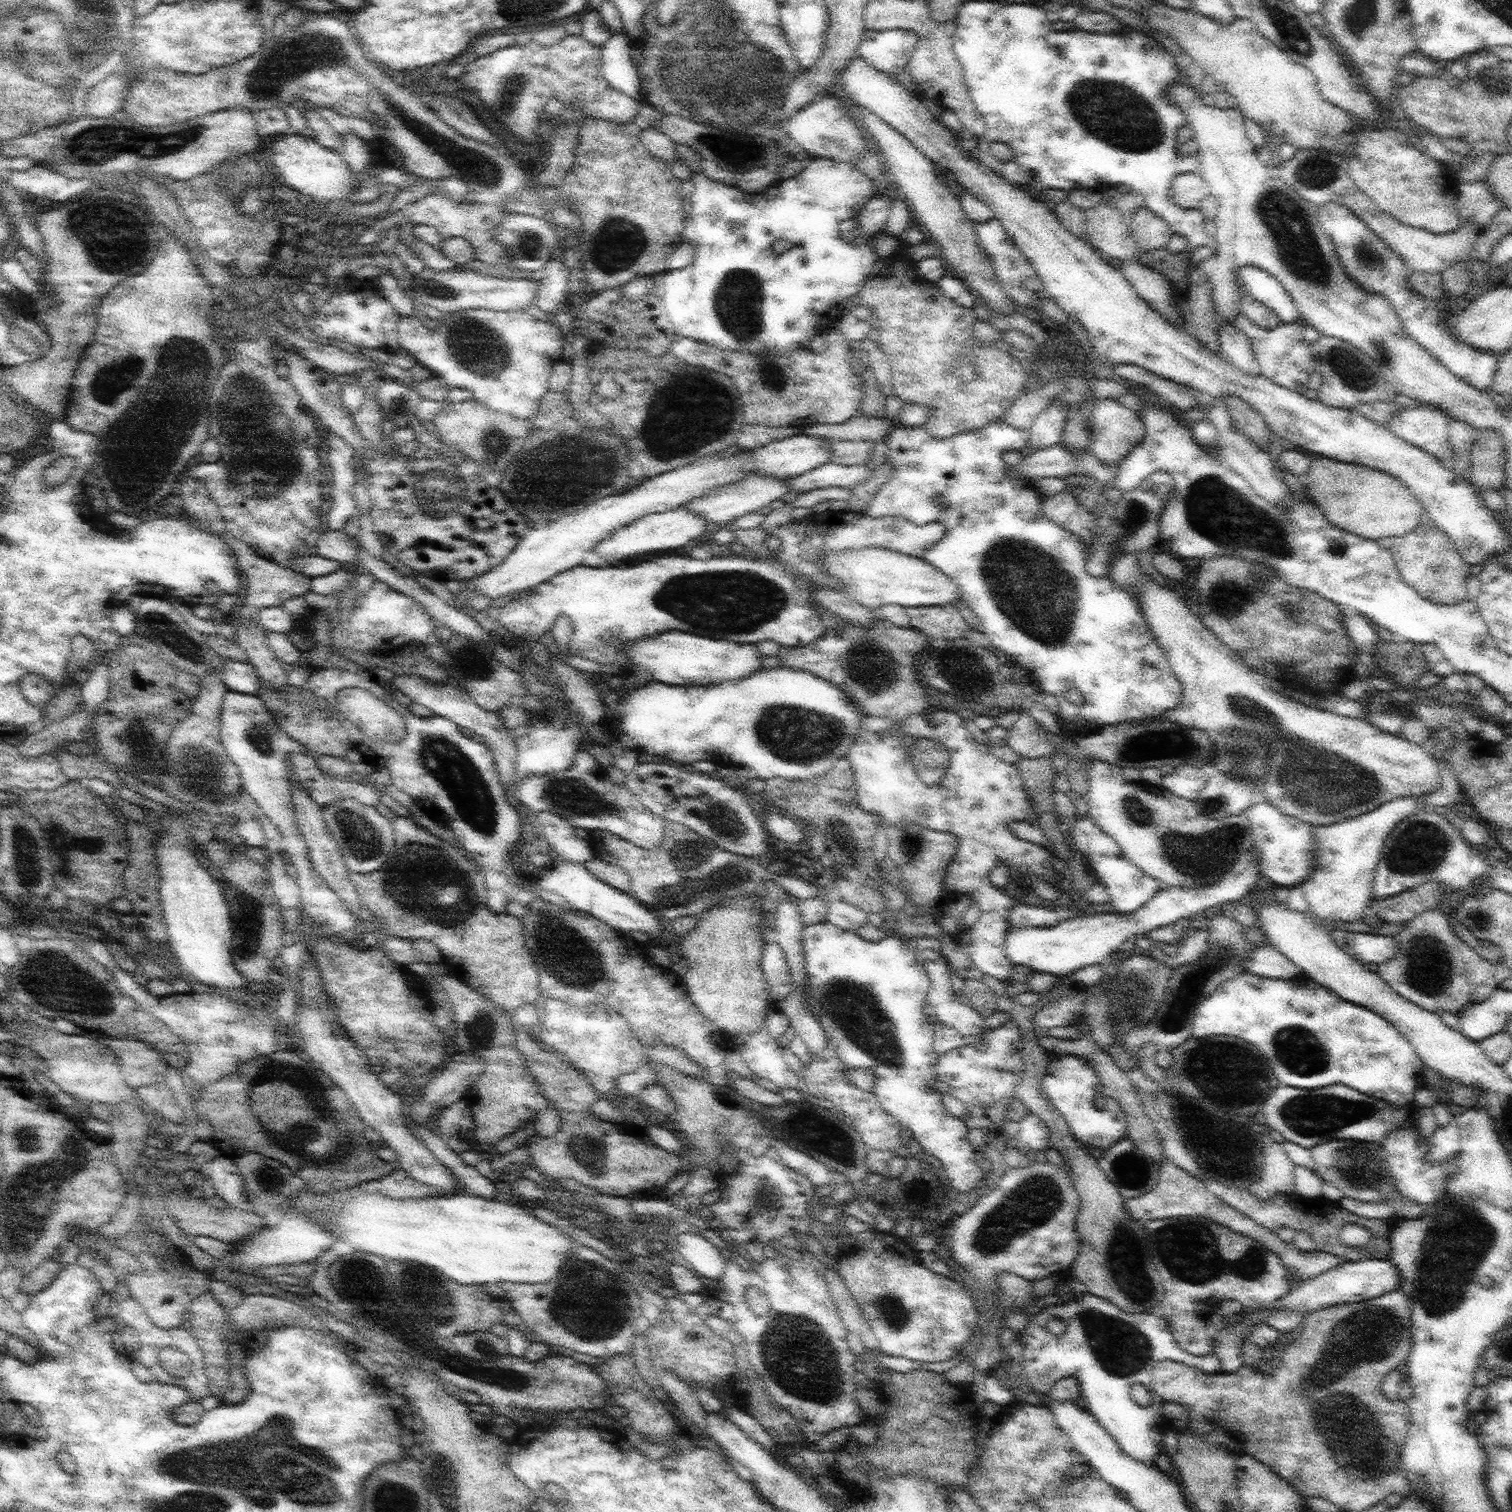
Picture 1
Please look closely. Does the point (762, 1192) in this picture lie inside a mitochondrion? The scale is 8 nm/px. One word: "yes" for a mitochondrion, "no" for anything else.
yes

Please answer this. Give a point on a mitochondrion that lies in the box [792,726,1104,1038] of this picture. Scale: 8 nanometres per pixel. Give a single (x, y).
(910, 845)

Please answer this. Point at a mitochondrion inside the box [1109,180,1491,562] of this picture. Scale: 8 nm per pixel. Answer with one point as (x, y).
(1215, 510)

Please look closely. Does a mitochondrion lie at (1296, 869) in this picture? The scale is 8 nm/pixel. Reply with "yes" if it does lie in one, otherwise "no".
no

